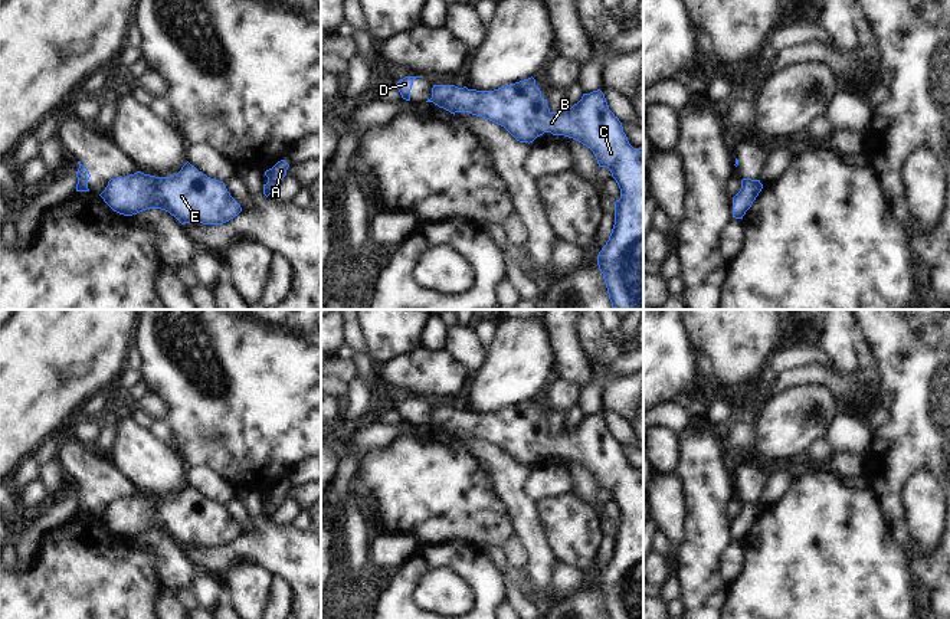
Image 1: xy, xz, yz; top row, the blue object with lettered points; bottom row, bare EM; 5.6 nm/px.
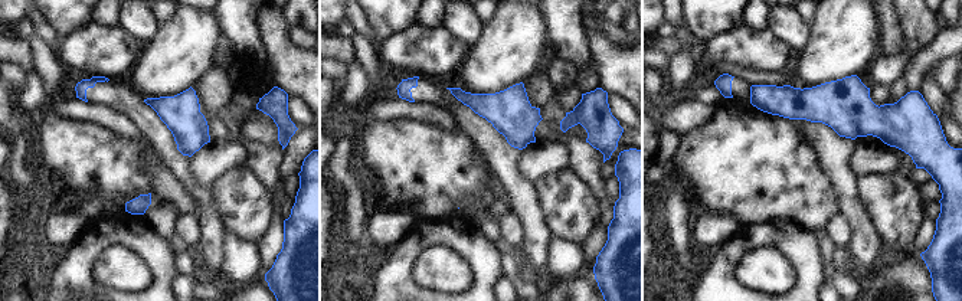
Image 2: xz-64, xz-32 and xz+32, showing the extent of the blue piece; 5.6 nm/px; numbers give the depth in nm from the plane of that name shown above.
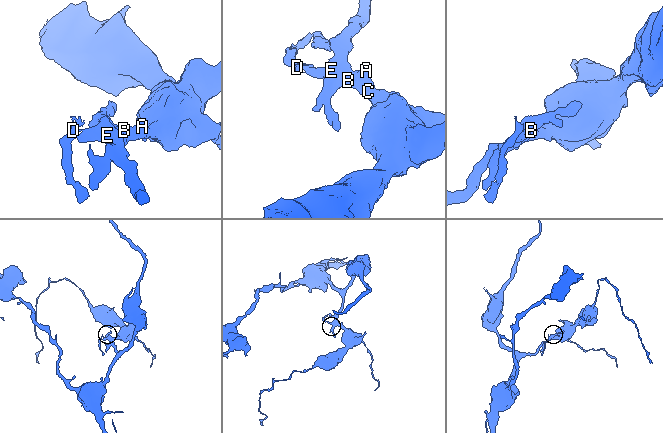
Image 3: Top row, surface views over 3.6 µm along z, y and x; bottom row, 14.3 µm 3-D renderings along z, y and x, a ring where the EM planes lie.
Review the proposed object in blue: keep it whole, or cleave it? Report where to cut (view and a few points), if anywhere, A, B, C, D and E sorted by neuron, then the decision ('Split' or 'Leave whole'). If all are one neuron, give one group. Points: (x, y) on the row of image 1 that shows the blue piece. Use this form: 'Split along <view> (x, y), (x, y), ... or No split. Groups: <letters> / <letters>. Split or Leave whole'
Split along xz (432, 95), (433, 101). Groups: A B C E / D. Split

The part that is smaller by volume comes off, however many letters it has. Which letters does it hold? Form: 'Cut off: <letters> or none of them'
Cut off: D

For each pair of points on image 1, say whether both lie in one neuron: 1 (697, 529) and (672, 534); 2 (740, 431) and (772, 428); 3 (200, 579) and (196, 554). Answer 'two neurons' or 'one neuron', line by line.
1: two neurons
2: two neurons
3: two neurons

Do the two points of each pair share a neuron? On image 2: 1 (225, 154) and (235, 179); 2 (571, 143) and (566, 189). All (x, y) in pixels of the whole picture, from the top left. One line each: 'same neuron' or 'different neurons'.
1: different neurons
2: different neurons

